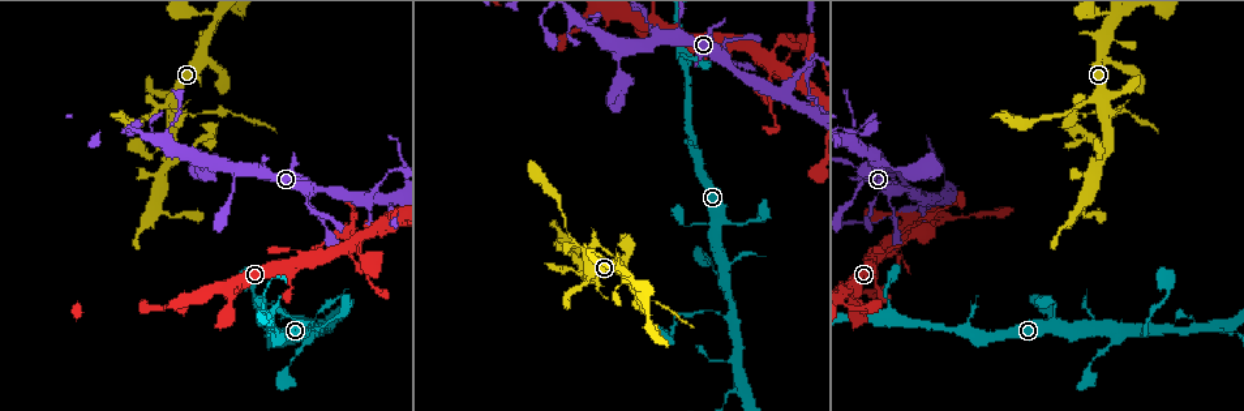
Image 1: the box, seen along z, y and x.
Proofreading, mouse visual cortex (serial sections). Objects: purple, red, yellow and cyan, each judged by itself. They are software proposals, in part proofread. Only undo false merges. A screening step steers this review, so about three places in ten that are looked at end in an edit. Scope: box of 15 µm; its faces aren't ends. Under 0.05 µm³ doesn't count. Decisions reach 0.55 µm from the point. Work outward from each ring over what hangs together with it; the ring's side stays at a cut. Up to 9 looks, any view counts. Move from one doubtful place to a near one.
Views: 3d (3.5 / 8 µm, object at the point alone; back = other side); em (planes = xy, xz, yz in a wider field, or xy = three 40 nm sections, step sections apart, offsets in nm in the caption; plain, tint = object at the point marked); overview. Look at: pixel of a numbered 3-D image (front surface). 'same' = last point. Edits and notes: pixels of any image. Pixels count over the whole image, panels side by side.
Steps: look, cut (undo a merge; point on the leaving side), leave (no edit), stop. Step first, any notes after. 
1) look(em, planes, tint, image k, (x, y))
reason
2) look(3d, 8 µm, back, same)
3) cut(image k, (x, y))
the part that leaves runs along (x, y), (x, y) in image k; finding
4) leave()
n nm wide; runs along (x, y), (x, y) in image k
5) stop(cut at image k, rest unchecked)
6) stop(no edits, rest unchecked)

look(em, xy, step 1, tint, image 1, (633, 279))
two arms in line, one across

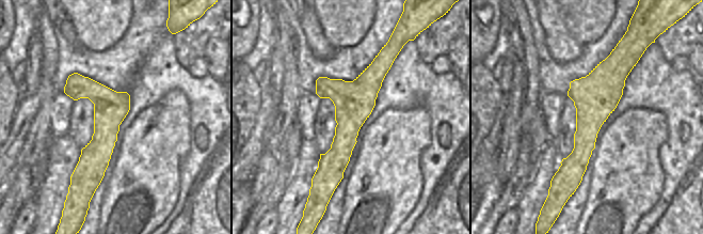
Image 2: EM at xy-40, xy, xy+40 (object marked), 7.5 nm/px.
look(3d, 3.5 µm, back, same)

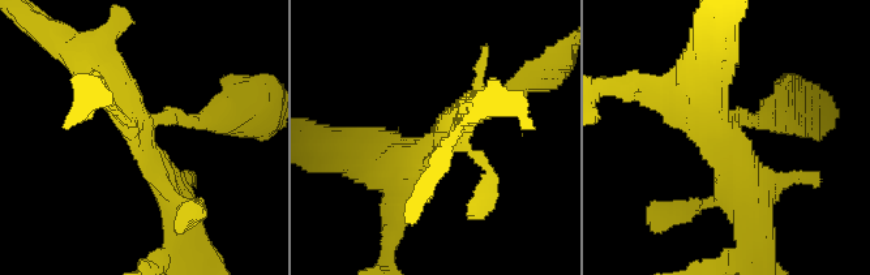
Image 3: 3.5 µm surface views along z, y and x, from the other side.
leave()
runs along (175, 207), (144, 132), (95, 80) in image 3; continuous, no second cell

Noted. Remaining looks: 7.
look(3d, 8 µm, image 1, (595, 245))
abrupt turn

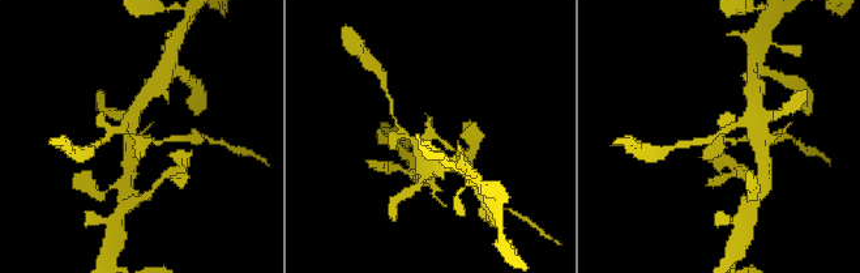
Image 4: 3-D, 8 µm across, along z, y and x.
look(em, xy, step 2, tint, image 4, (718, 138))
need the tissue

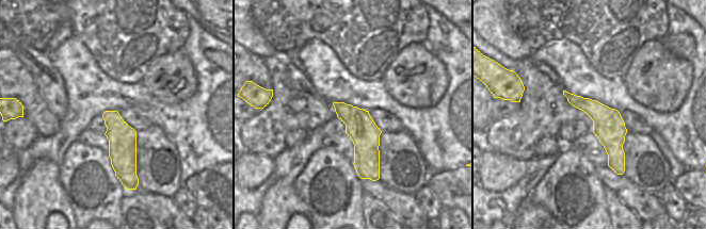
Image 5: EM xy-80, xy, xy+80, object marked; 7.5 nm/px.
cut(image 4, (706, 152))
a second cell is stuck on

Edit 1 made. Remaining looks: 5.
look(overview)

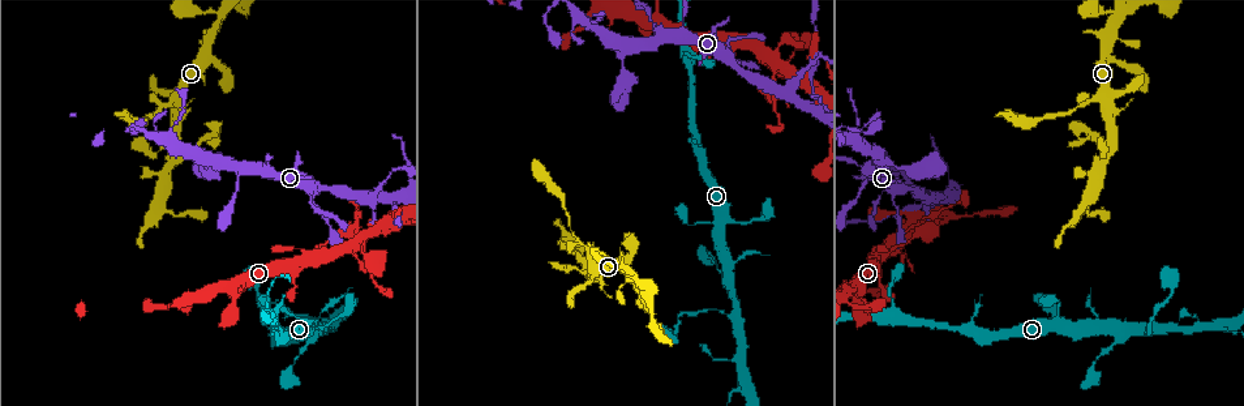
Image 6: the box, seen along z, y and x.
look(3d, 3.5 µm, image 6, (731, 58))
looks like a crossing

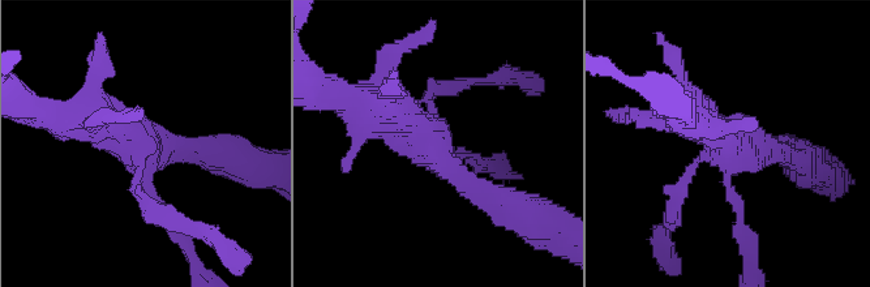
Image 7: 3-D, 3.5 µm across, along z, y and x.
look(em, xy, step 2, tint, image 7, (434, 144))
4 arms; arms of 100, 150, 250, 450 nm

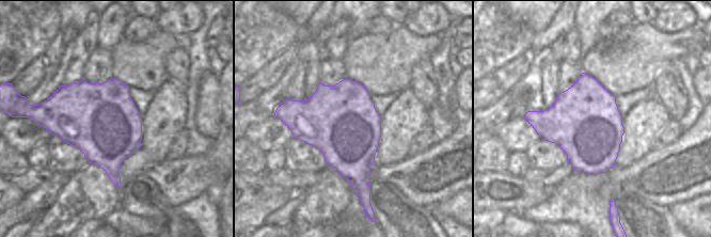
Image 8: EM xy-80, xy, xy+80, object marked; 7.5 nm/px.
look(em, xy, step 3, tint, same)

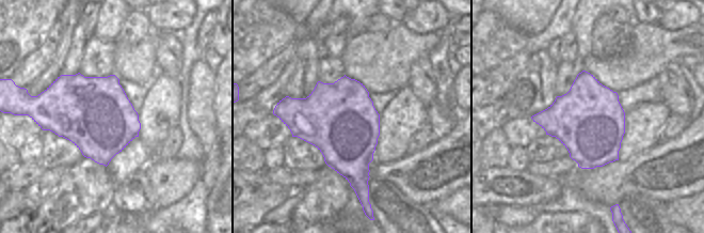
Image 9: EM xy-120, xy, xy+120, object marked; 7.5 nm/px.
leave()
runs along (368, 102), (501, 198) in image 7; all the same cell

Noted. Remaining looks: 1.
stop(cut at image 4, rest unchecked)

